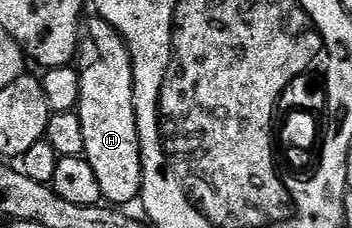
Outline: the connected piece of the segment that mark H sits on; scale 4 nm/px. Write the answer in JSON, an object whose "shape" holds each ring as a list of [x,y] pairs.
{"shape":[[[93,18],[93,21],[88,21],[87,24],[87,36],[93,39],[93,48],[97,51],[97,57],[89,64],[89,69],[84,69],[81,72],[81,101],[76,106],[76,113],[81,117],[83,122],[83,142],[85,143],[85,159],[88,160],[91,170],[95,170],[95,178],[99,178],[99,190],[101,191],[102,197],[110,205],[113,206],[129,206],[129,204],[138,199],[141,194],[141,143],[139,142],[139,134],[137,133],[137,115],[135,114],[135,102],[133,101],[133,59],[129,53],[129,47],[125,45],[125,40],[120,34],[114,30],[106,20],[100,18]]]}

